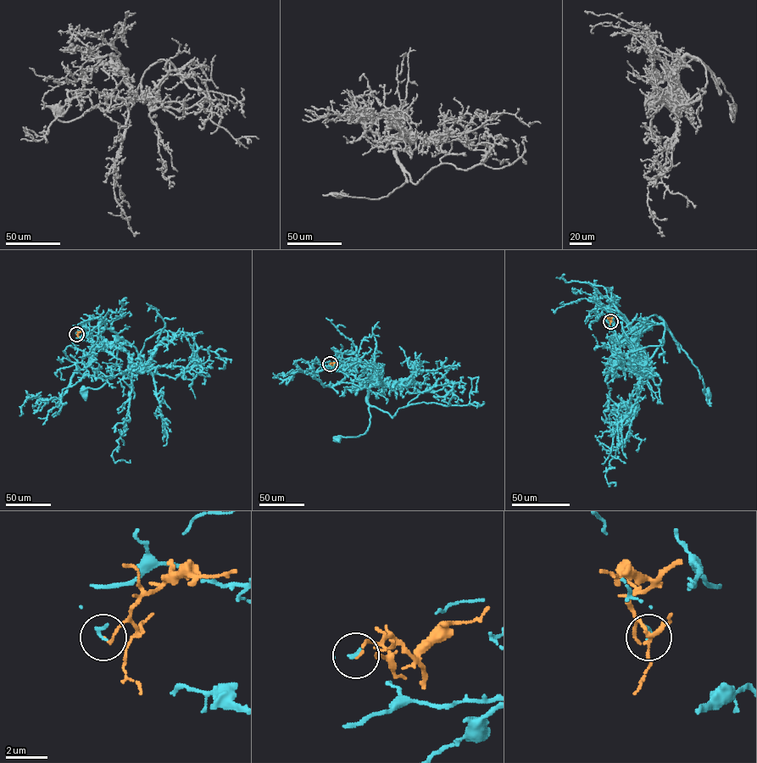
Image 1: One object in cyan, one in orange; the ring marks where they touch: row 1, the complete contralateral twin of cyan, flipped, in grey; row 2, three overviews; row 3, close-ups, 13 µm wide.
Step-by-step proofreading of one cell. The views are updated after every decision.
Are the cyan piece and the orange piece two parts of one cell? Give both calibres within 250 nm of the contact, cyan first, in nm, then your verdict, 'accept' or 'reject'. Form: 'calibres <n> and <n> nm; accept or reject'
calibres 160 and 110 nm; reject

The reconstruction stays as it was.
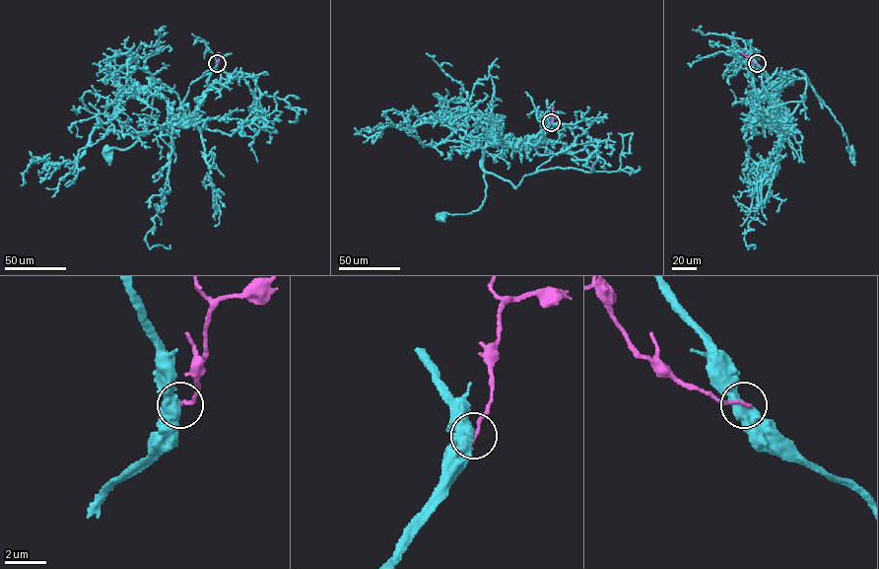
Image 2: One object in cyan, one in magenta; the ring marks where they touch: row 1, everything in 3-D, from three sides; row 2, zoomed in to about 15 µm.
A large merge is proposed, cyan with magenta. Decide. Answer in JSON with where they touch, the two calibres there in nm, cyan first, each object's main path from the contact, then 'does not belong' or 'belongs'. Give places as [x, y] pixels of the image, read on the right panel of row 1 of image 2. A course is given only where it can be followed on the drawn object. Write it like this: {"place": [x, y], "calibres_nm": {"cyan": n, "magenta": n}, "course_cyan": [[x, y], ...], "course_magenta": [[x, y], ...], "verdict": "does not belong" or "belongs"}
{"place": [757, 63], "calibres_nm": {"cyan": 550, "magenta": 170}, "course_cyan": [[757, 63], [777, 92], [775, 126], [778, 90], [803, 78], [841, 126], [851, 152]], "course_magenta": [[757, 63], [741, 52]], "verdict": "does not belong"}

